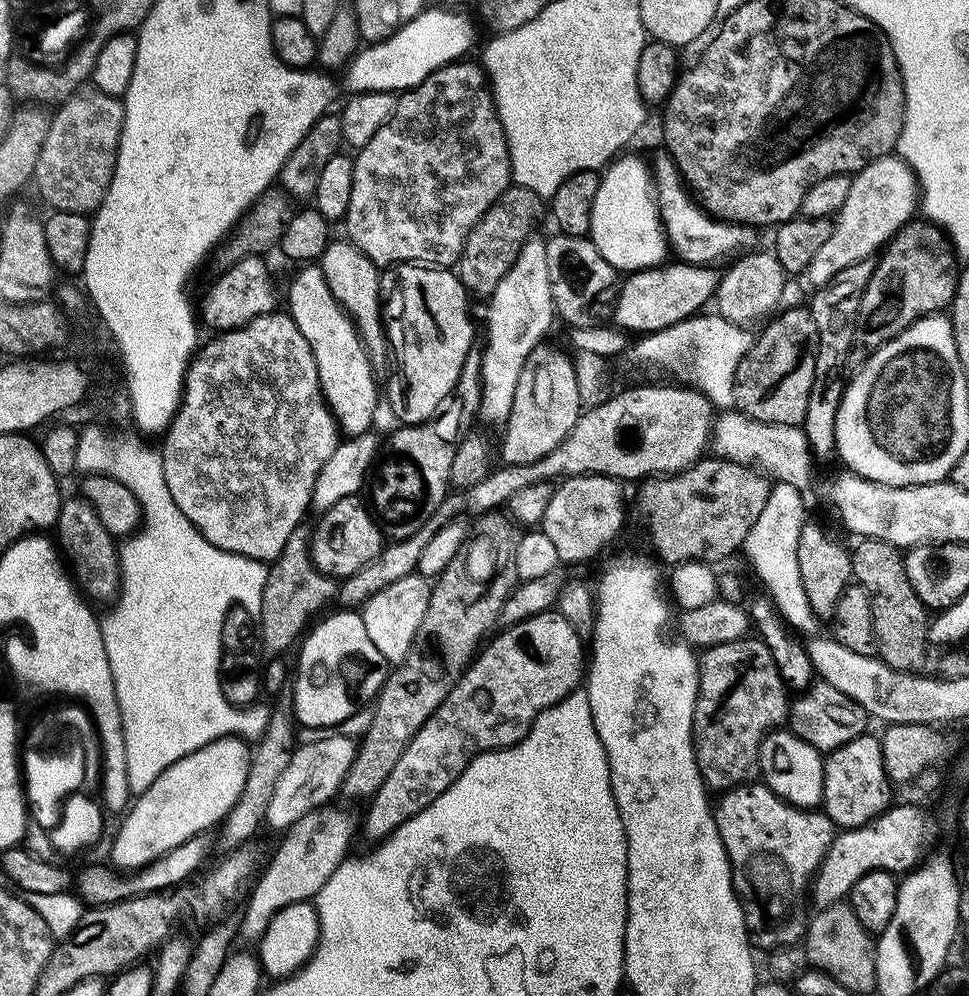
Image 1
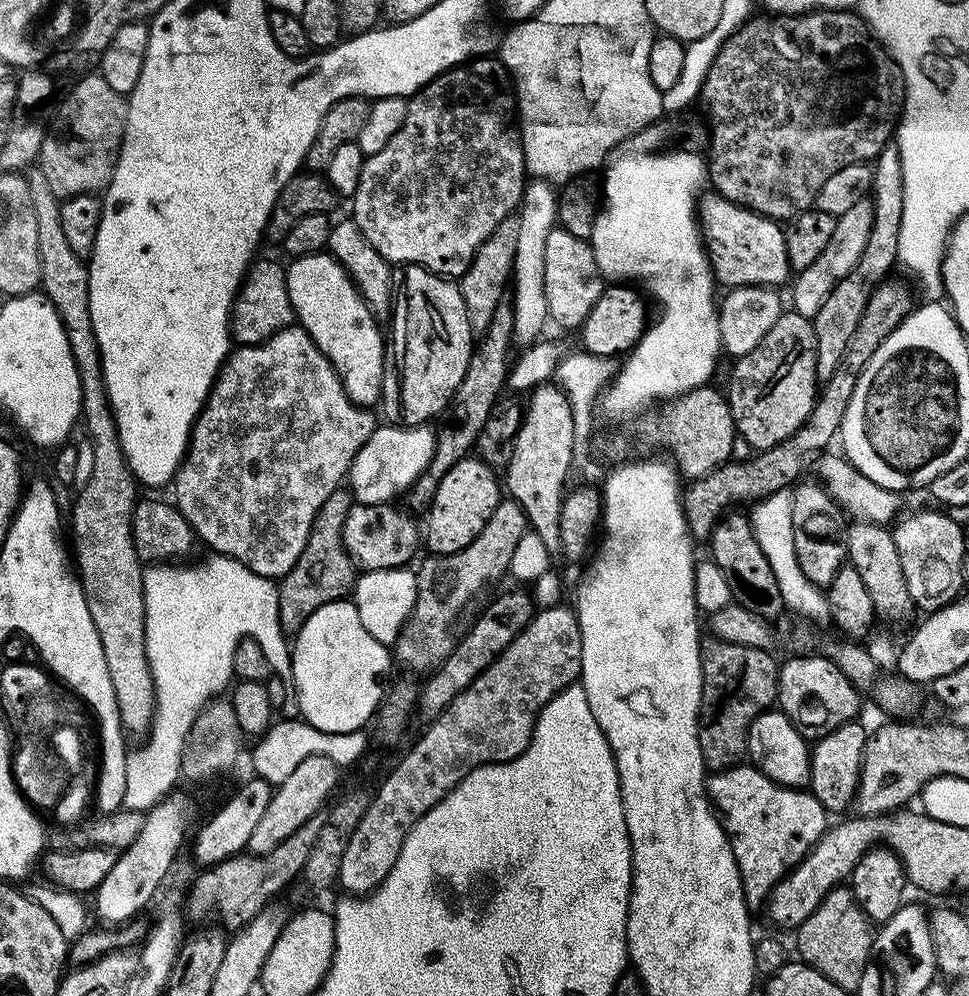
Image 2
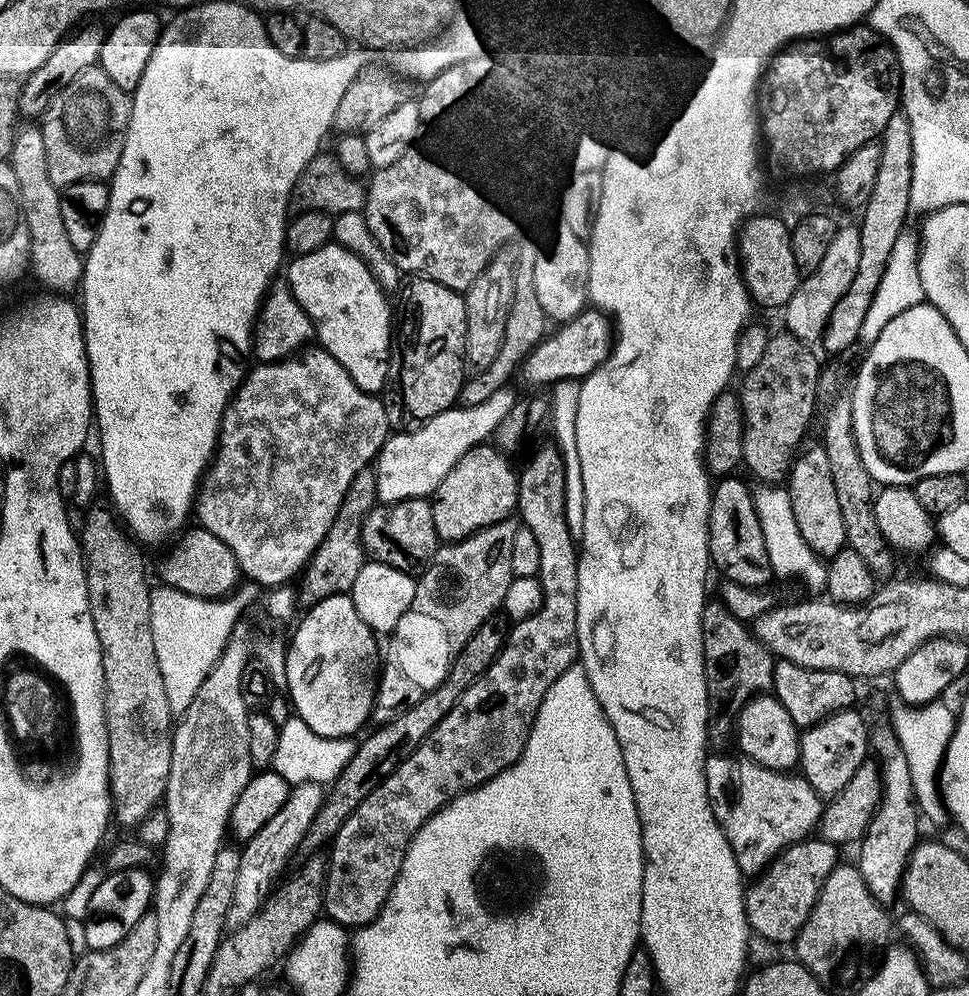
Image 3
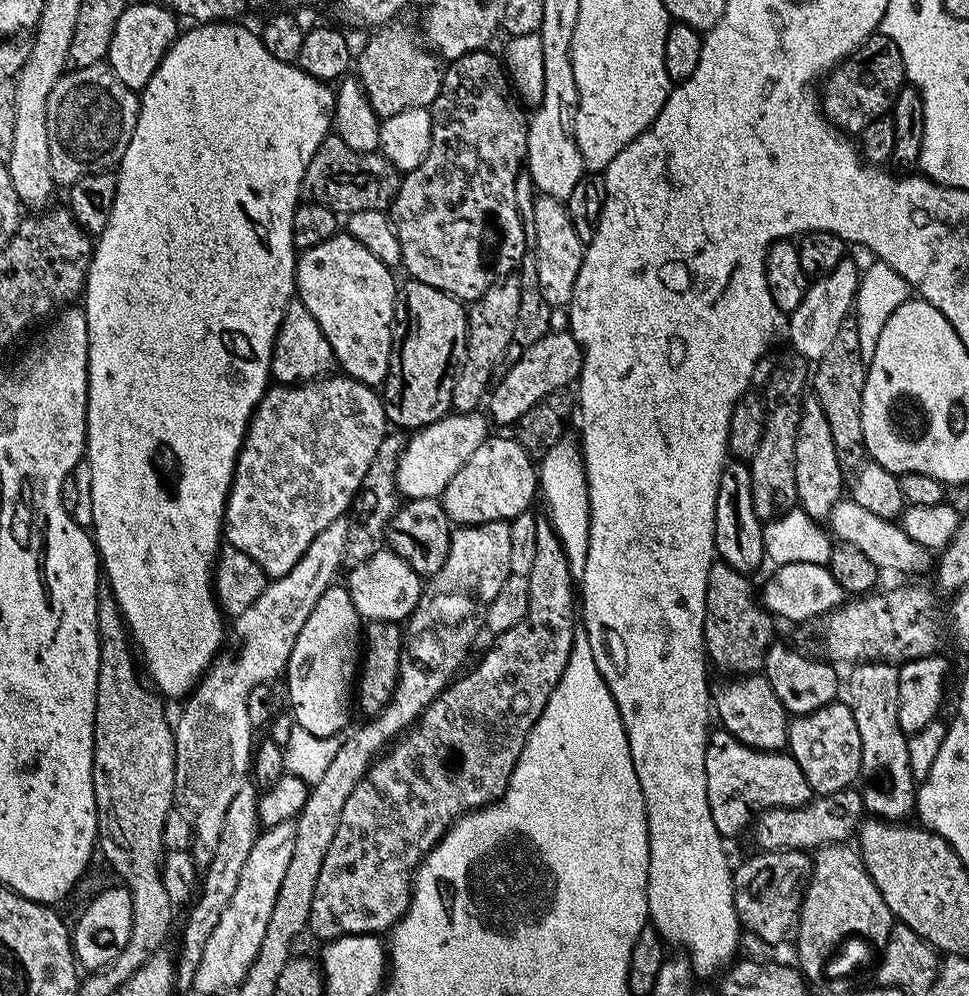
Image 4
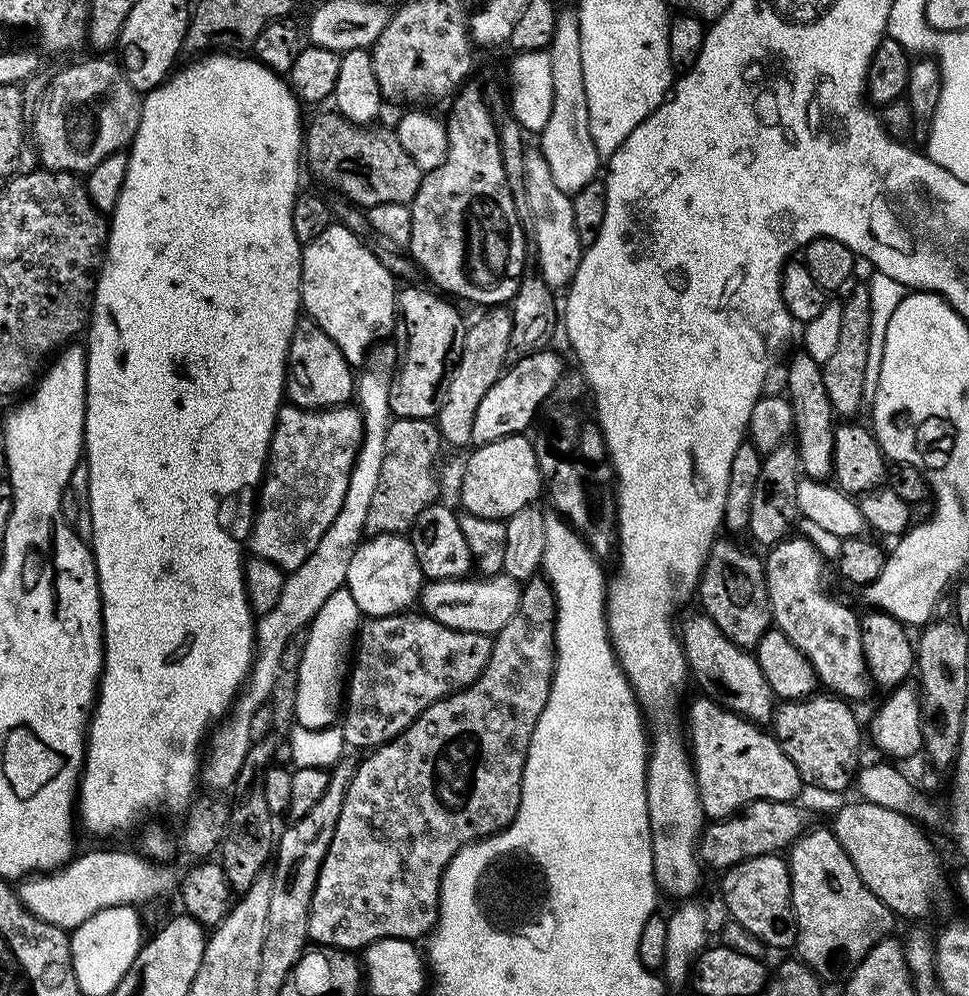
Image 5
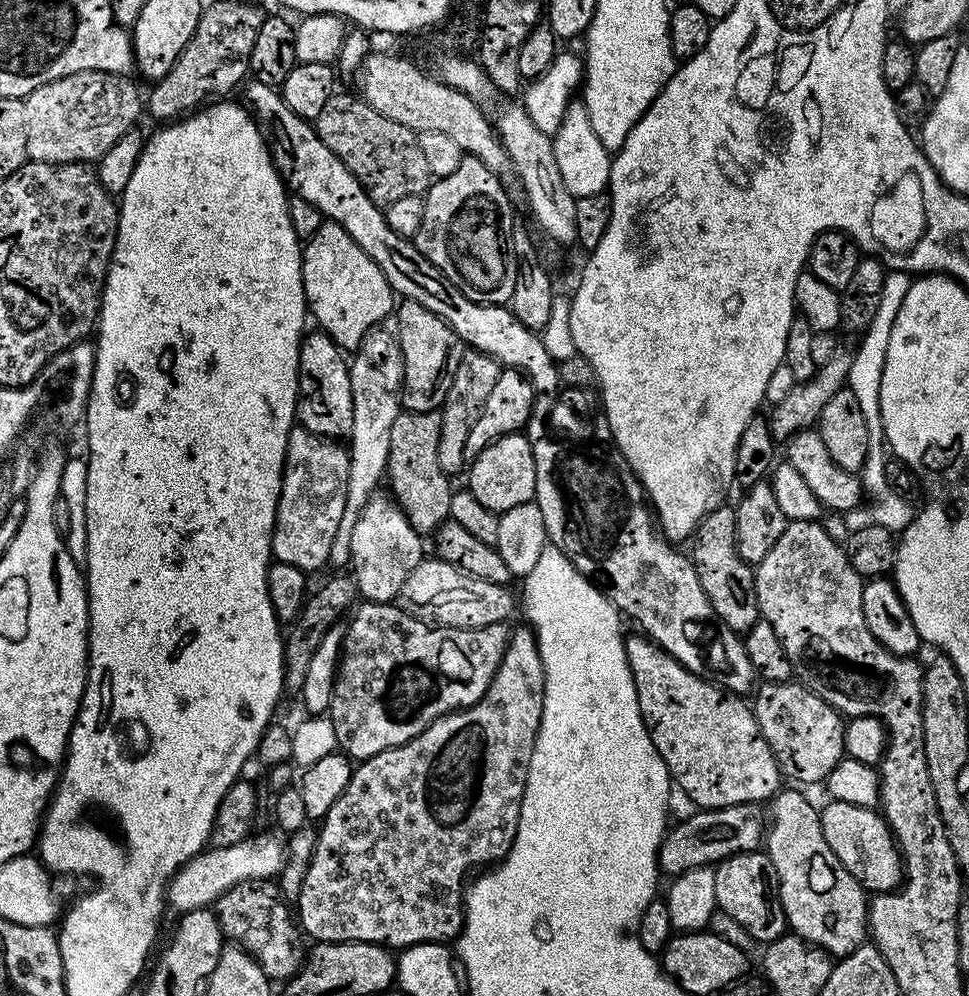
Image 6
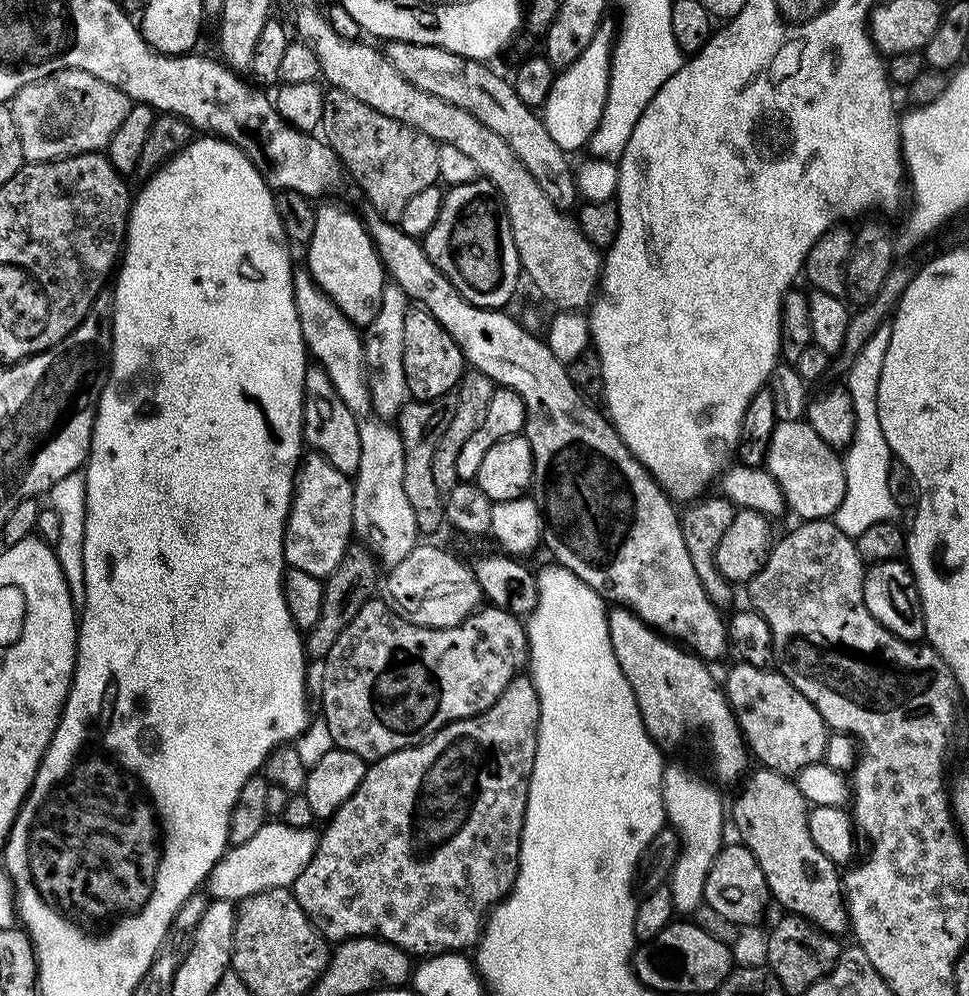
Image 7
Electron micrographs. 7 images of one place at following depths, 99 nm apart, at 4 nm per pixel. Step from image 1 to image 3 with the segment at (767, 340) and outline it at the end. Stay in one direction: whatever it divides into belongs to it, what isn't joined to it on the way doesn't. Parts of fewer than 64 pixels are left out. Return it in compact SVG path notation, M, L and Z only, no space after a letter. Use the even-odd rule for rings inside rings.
M780 330L780 333L769 335L768 345L766 346L765 353L762 354L761 361L758 362L753 369L743 373L740 388L738 387L738 395L741 402L741 412L744 415L744 438L742 440L742 454L743 454L743 467L748 467L754 475L760 479L761 485L779 485L781 482L787 481L788 471L792 469L792 462L798 455L798 449L805 443L804 435L808 432L808 423L812 420L812 415L817 415L818 412L818 393L816 391L816 383L820 381L820 369L822 367L821 361L816 361L816 356L811 352L813 350L807 343L799 340L798 337L793 336L787 330Z

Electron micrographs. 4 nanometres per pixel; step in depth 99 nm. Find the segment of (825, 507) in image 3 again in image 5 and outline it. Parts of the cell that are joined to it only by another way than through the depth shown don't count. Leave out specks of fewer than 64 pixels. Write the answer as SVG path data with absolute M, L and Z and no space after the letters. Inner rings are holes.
M797 350L792 357L787 358L786 365L786 397L793 408L794 443L800 456L801 473L809 480L827 481L832 476L837 421L830 406L830 398L826 398L823 367L803 350Z

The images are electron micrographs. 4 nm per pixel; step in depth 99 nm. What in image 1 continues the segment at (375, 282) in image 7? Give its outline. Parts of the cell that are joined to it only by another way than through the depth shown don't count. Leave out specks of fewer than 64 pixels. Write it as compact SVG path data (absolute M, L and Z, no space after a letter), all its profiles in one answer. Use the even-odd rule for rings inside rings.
M304 266L300 273L292 280L288 288L288 305L286 311L292 321L302 330L302 338L310 342L310 350L314 354L314 362L318 366L318 382L322 386L324 401L332 416L345 437L360 436L372 428L372 419L376 416L376 376L372 367L368 351L364 349L364 343L360 340L358 330L354 322L348 317L348 311L334 298L330 292L330 286L326 284L326 278L318 266Z

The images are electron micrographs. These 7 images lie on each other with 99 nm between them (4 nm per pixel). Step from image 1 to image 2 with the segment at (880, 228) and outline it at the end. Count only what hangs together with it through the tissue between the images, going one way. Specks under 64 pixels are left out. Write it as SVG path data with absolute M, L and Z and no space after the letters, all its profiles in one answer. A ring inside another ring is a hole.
M869 199L858 202L852 209L846 210L845 214L837 217L833 237L829 245L822 250L821 257L808 266L806 270L797 273L793 279L792 308L793 311L802 314L808 319L816 316L821 309L822 302L829 296L830 290L854 268L858 258L861 257L862 249L866 246L866 238L870 234L870 226L873 225L873 208Z

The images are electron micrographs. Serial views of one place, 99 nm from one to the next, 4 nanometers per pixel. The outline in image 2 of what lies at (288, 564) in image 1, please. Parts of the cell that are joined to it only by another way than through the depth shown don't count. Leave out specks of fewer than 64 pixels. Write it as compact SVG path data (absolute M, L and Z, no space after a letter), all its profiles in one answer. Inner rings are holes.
M344 486L336 488L334 494L326 498L322 510L318 510L318 518L314 518L310 538L306 538L306 546L298 562L294 562L294 566L279 581L276 618L285 634L299 632L314 610L322 610L322 606L330 602L345 599L355 589L358 569L346 554L342 542L342 526L353 503L352 493Z

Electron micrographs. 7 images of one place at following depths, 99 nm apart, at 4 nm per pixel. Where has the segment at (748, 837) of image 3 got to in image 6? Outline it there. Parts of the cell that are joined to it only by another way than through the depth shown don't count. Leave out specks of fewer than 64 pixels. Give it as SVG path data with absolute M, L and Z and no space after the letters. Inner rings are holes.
M635 635L625 639L624 649L636 683L642 722L650 742L654 742L654 750L658 750L662 762L666 762L673 785L681 788L700 810L771 801L781 791L782 773L770 746L766 746L766 738L762 738L762 730L758 730L749 701L736 694L726 694L725 689L717 688L711 680L704 680L686 670L647 636Z

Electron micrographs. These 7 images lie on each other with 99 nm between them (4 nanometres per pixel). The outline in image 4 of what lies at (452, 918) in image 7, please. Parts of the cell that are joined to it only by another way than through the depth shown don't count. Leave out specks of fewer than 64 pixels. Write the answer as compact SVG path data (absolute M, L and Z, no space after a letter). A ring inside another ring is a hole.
M547 518L537 519L534 543L534 566L528 575L530 606L526 610L526 618L522 618L522 622L518 622L518 626L510 626L510 630L499 633L493 639L496 641L493 642L492 649L481 658L480 665L469 676L461 675L459 678L453 679L436 697L430 707L421 713L418 723L407 733L407 736L409 735L408 740L401 739L399 742L393 743L371 765L364 777L358 782L358 786L354 786L354 794L350 794L350 798L342 810L342 822L338 822L334 842L330 842L330 850L326 850L326 859L322 861L322 871L318 873L318 886L314 886L314 902L310 906L308 928L320 939L320 942L338 939L342 935L384 934L395 928L410 906L416 869L420 867L420 863L424 861L428 851L447 834L449 828L460 817L466 815L467 812L476 811L477 808L487 808L489 804L496 803L506 794L508 783L514 774L514 766L518 766L518 758L526 746L528 735L532 733L532 728L538 722L540 715L543 714L544 707L550 702L550 694L554 694L554 690L560 685L560 679L566 670L566 662L570 662L572 647L578 635L578 596L574 591L574 577L570 570L570 562L566 558L566 550L562 546L551 520Z

